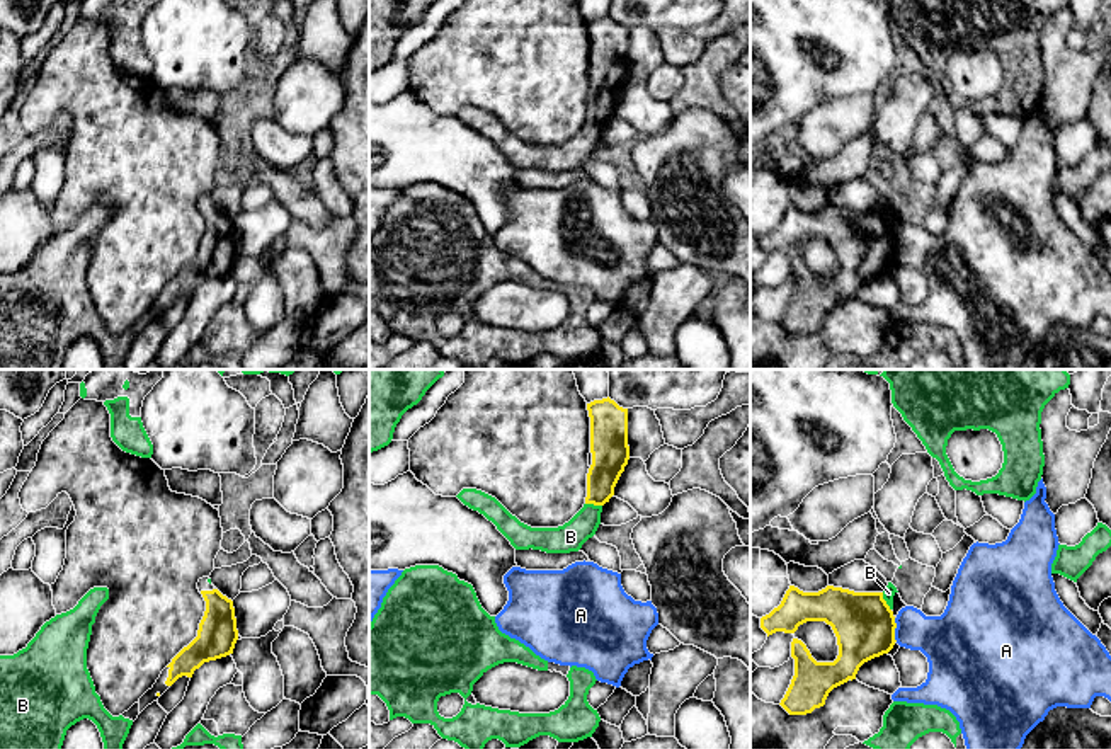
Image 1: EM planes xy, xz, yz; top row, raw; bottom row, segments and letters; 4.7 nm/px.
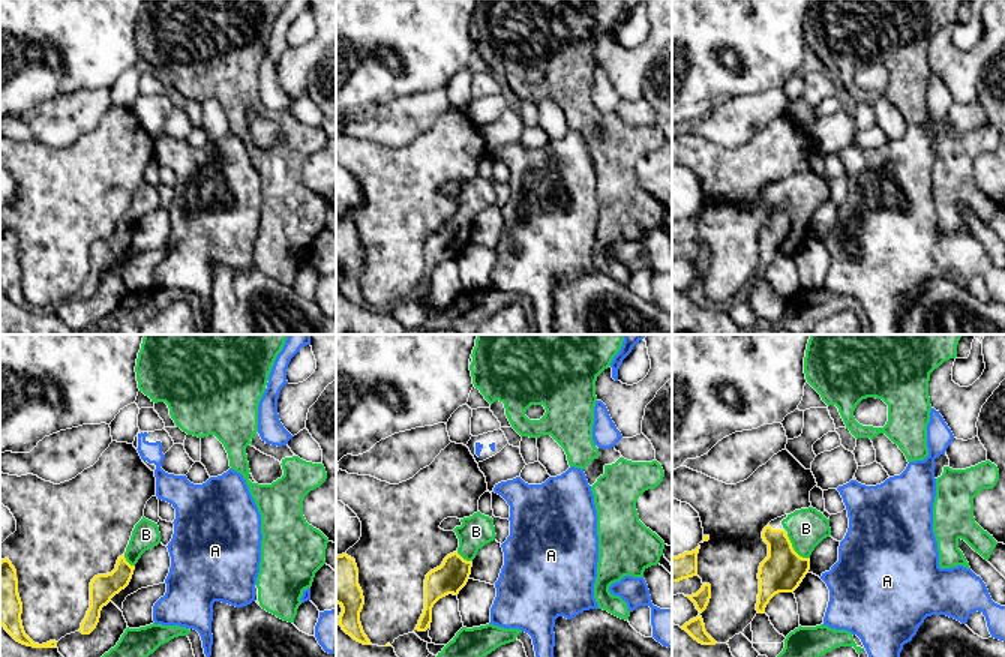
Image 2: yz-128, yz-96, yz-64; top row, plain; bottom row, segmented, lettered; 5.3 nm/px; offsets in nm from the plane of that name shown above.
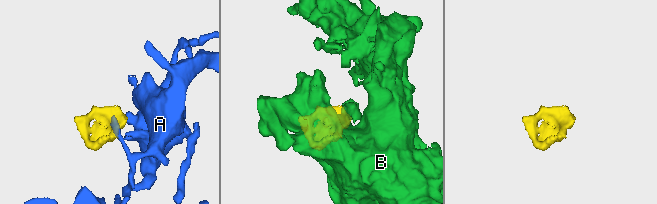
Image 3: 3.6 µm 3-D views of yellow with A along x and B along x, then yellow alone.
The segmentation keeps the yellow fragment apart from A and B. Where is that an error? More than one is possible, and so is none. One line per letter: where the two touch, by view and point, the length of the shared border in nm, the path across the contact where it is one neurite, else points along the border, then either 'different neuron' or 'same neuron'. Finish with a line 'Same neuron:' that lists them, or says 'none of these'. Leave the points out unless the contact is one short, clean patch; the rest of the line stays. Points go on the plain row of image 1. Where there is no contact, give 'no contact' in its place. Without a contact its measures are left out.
A: meets yellow in yz at (894, 249); contact 110 nm long; border along yz (894, 237), (897, 259); different neuron
B: meets yellow in yz at (885, 220); contact 100 nm long; same neuron
Same neuron: B

